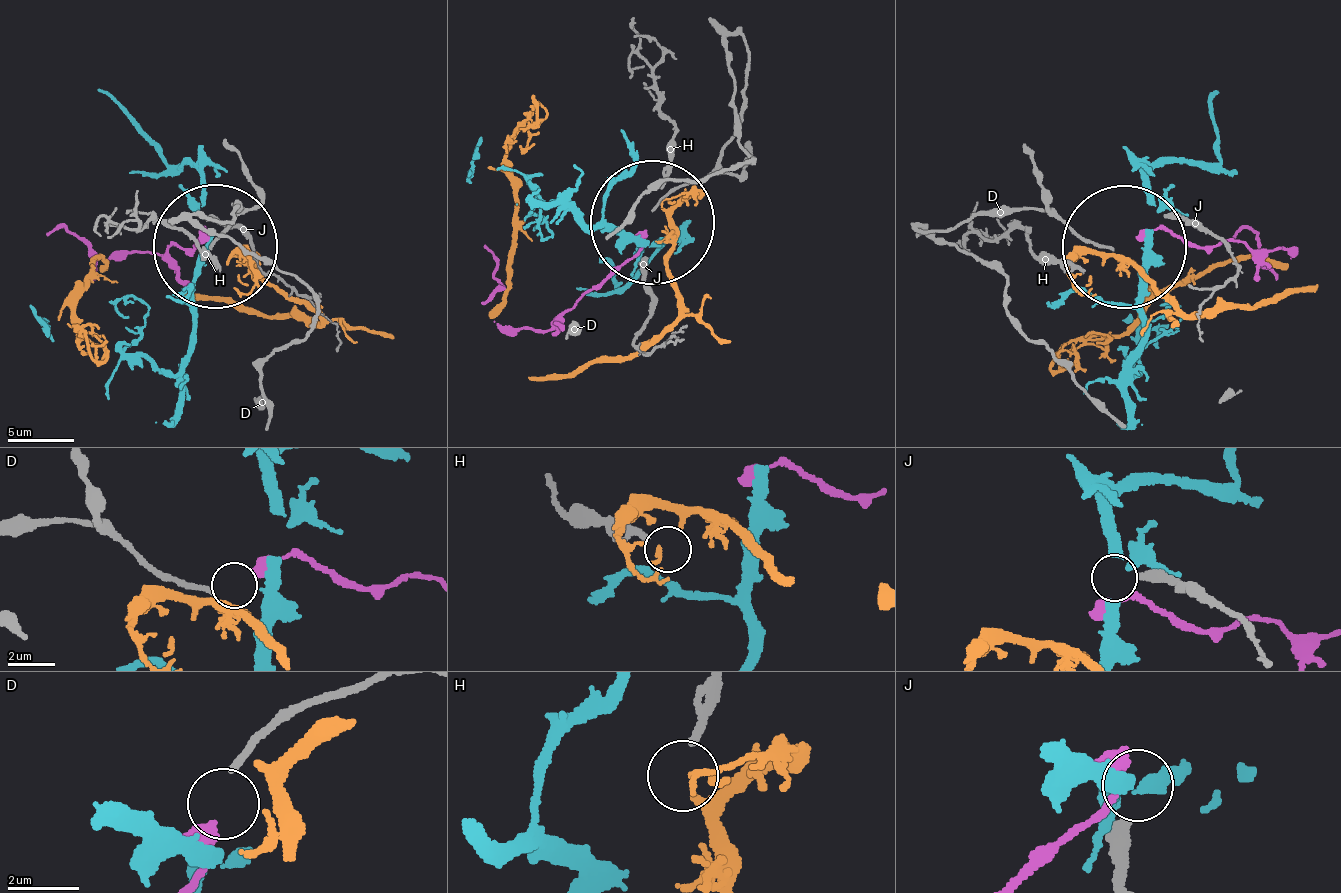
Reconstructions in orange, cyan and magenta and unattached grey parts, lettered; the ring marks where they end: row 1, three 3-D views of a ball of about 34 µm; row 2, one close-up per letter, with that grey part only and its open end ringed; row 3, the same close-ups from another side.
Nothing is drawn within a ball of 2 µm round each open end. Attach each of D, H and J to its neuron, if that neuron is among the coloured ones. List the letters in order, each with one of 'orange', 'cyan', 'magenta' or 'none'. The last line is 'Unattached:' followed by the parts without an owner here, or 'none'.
D: magenta
H: orange
J: none
Unattached: J

